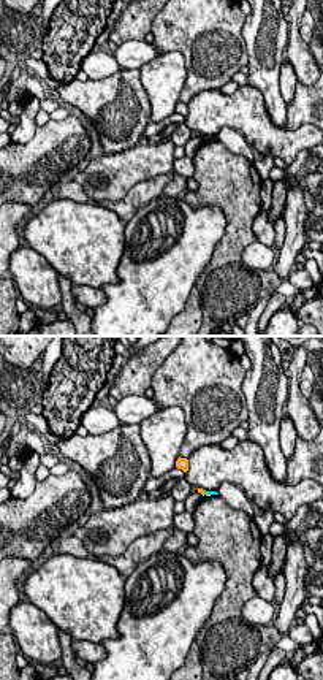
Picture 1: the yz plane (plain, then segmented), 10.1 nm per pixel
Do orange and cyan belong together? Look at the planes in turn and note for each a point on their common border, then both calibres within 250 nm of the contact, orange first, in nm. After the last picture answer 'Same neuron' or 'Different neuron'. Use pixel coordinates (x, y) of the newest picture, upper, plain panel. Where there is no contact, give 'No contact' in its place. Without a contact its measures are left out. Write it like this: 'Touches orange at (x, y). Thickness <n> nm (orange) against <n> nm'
Touches orange at (205, 135). Thickness 60 nm (orange) against 60 nm

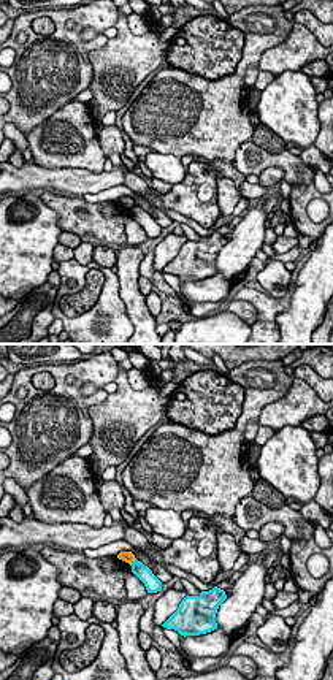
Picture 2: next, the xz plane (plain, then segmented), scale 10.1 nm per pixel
Touches orange at (133, 205). Thickness 120 nm (orange) against 160 nm

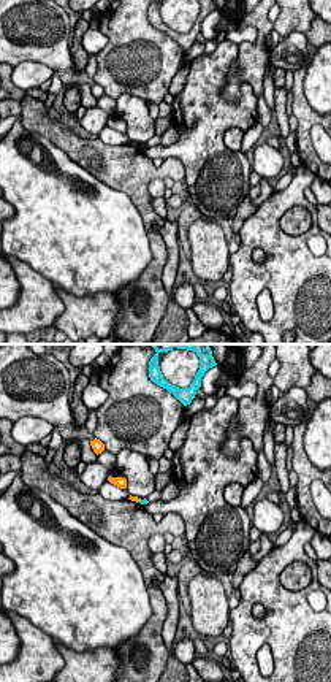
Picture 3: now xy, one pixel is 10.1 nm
Touches orange at (140, 143). Thickness 60 nm (orange) against 60 nm

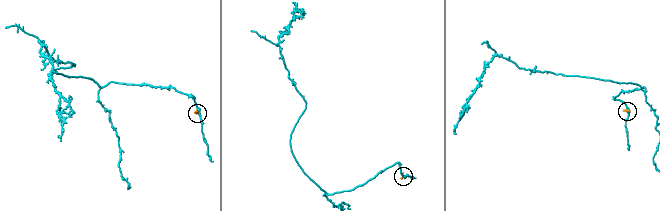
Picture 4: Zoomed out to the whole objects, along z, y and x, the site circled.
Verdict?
Different neuron

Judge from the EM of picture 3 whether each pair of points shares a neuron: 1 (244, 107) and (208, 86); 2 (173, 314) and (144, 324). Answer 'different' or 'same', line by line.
1: same
2: different

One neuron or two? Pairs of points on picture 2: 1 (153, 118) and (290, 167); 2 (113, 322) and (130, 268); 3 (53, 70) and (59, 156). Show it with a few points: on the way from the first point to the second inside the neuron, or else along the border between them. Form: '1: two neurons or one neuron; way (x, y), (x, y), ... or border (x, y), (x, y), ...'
1: two neurons; border (251, 138), (237, 149), (232, 162)
2: two neurons; border (116, 275), (119, 297), (133, 327)
3: two neurons; border (72, 100), (57, 108), (27, 135)

